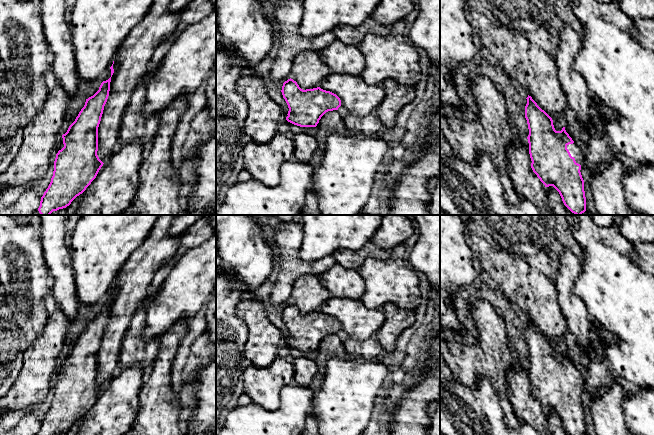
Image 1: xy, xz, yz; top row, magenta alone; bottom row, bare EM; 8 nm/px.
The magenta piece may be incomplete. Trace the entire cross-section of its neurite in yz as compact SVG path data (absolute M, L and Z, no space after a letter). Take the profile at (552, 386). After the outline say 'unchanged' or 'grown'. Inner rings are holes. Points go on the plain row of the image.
M528 319L526 323L525 342L529 353L527 363L533 396L545 411L553 410L559 416L564 429L570 435L586 435L584 404L580 396L584 378L566 356L565 351L561 355L556 355L552 342L531 320Z; grown

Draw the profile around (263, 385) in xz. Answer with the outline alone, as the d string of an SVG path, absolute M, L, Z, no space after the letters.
M276 358L264 368L251 365L242 374L244 393L263 409L274 411L280 405L282 388L293 384L294 376L294 366L286 358Z

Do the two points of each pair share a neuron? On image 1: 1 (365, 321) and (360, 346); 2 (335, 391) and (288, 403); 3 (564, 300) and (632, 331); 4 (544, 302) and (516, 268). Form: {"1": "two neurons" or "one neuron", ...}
{"1": "two neurons", "2": "two neurons", "3": "two neurons", "4": "one neuron"}

